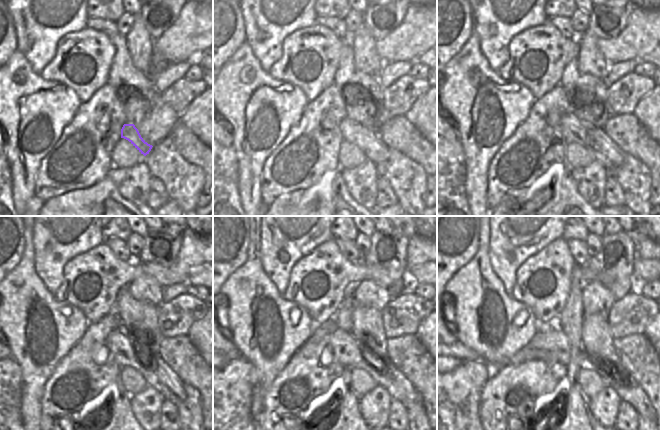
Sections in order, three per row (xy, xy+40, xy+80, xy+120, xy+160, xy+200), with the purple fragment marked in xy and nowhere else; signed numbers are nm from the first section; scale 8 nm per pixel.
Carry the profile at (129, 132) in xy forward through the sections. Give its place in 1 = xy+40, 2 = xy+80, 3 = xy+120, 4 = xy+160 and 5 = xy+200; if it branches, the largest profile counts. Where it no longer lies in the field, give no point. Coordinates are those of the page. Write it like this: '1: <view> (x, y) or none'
1: xy+40 (367, 138)
2: xy+80 (605, 151)
3: xy+120 (158, 375)
4: xy+160 (344, 348)
5: xy+200 (549, 344)

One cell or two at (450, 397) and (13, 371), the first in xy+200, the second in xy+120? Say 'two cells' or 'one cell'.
one cell

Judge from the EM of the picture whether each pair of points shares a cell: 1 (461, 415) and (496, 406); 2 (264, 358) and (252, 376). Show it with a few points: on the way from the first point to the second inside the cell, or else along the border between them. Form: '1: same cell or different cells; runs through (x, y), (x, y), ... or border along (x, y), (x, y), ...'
1: different cells; border along (483, 387), (479, 405), (479, 419)
2: different cells; border along (239, 355), (260, 373), (260, 382), (253, 392)

